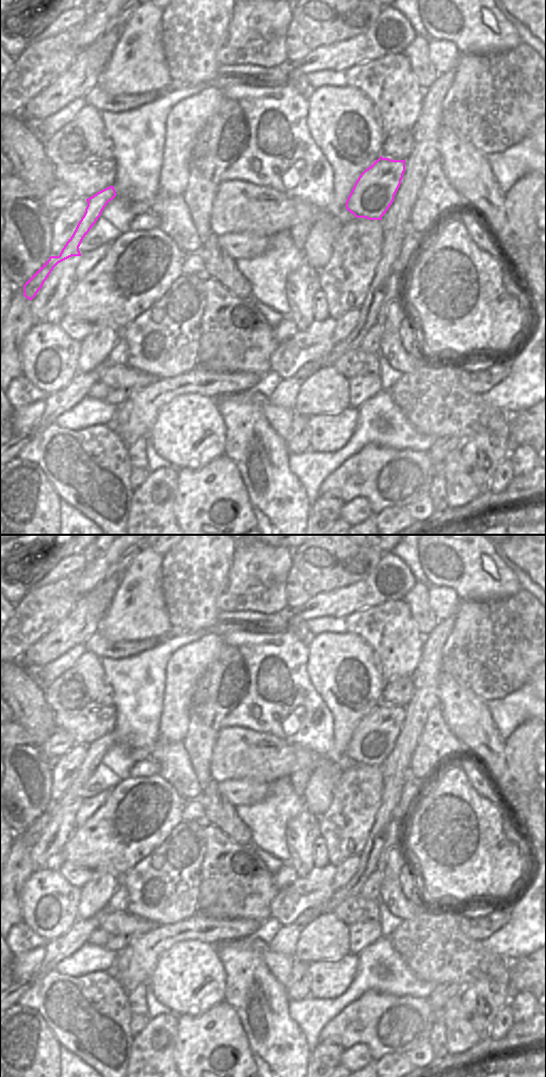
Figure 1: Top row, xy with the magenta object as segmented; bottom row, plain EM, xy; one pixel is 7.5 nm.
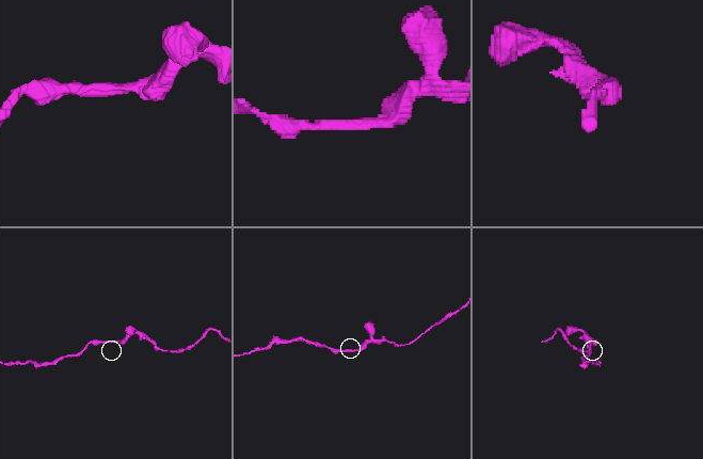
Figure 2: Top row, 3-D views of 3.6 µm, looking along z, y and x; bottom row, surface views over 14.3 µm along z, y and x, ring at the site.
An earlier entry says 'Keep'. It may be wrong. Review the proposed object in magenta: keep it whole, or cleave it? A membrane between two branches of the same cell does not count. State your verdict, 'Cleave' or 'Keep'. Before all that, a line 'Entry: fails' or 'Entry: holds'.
Entry: holds
Keep

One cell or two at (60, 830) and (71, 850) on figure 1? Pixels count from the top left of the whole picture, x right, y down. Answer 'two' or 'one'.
two

